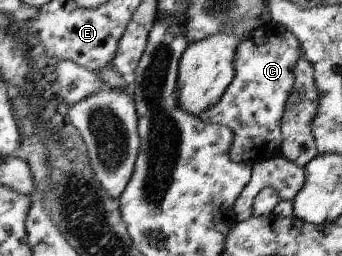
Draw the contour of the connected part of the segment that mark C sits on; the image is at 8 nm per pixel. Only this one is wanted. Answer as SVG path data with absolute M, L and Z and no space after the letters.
M271 21L242 39L234 57L237 75L225 95L213 109L198 117L213 125L224 125L234 133L230 157L236 162L254 166L280 155L282 151L282 121L287 101L294 91L295 68L304 56L304 47L292 30Z

